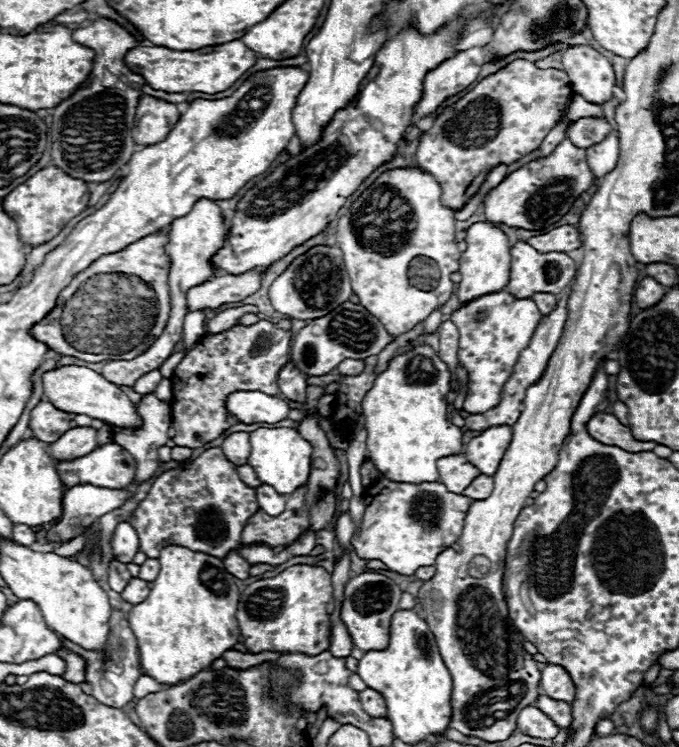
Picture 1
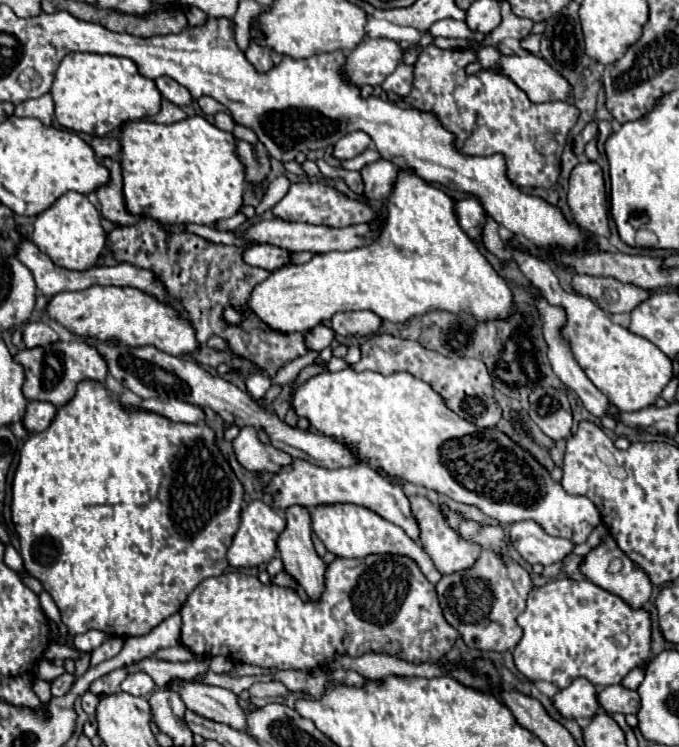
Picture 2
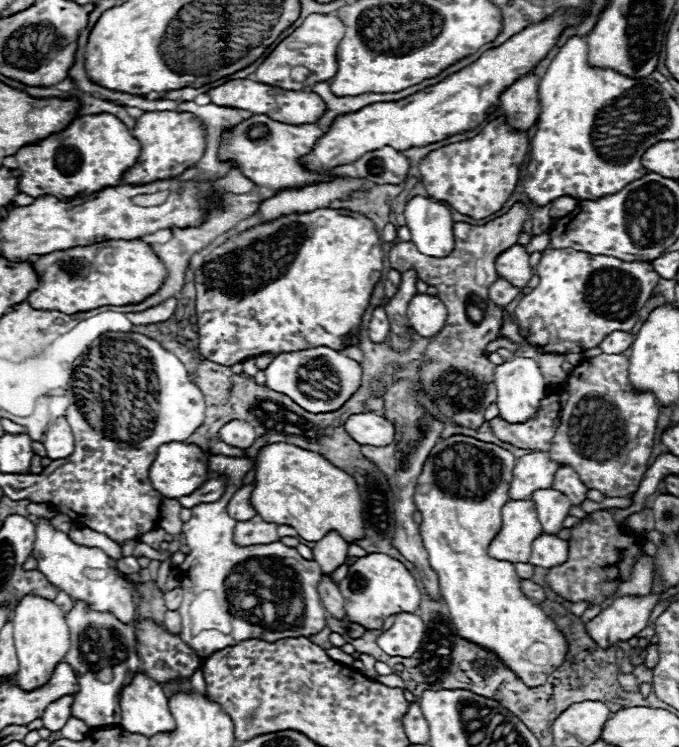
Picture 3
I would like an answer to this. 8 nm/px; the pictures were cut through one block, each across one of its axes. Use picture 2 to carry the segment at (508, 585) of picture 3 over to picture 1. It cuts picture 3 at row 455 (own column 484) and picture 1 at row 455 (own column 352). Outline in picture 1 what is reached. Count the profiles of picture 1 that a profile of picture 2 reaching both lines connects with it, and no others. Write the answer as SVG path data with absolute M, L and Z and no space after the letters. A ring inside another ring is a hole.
M416 344L412 352L394 358L364 396L362 414L368 430L368 454L376 470L388 480L406 484L436 482L436 460L462 452L462 430L446 418L448 380L448 366L434 350Z

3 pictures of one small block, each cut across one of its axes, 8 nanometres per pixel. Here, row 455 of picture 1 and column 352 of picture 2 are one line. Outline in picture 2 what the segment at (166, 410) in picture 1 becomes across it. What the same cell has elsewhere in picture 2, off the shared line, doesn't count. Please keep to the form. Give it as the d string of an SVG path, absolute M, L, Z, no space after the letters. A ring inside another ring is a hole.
M356 130L356 132L350 132L350 134L342 136L336 142L332 156L338 158L338 160L348 160L348 158L354 158L356 154L364 152L368 146L370 146L370 136L362 130Z

